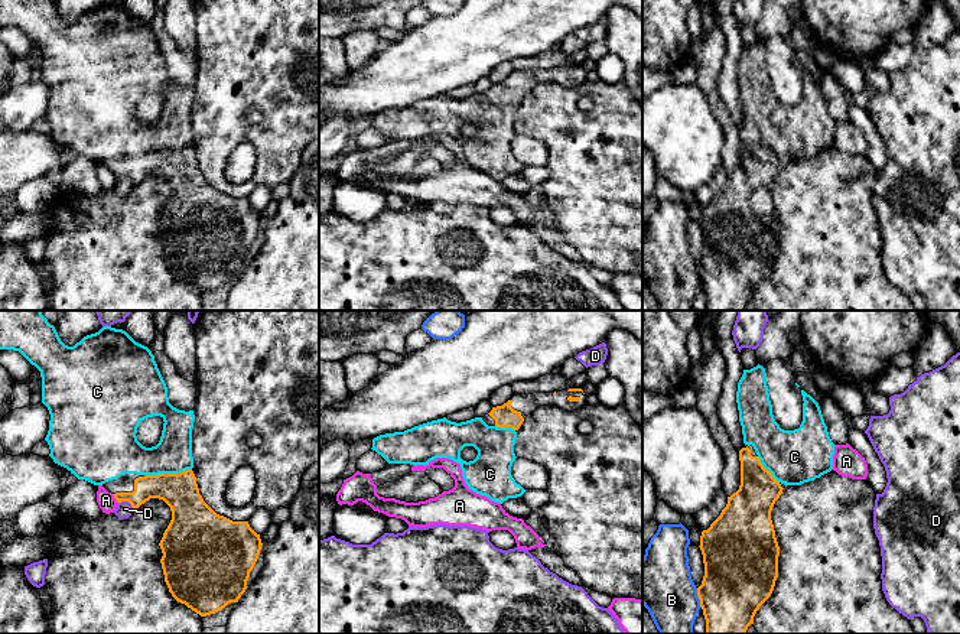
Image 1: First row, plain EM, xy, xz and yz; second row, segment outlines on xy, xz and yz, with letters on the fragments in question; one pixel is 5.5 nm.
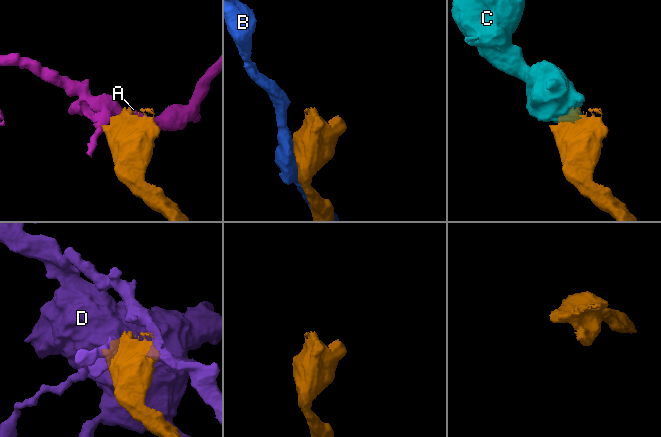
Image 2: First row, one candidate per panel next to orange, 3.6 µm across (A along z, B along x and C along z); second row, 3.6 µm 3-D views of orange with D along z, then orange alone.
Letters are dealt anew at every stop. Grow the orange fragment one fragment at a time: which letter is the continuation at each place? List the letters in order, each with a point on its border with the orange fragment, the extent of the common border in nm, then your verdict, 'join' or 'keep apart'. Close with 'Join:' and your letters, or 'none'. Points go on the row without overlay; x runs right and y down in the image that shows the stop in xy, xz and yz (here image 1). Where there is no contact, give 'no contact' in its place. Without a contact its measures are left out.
A: meets orange in xy at (114, 174); contact 70 nm long; keep apart
B: meets orange in yz at (699, 275); contact 120 nm long; keep apart
C: meets orange in xy at (168, 150); contact 260 nm long; join
D: meets orange in xy at (127, 176); contact 100 nm long; keep apart
Join: C

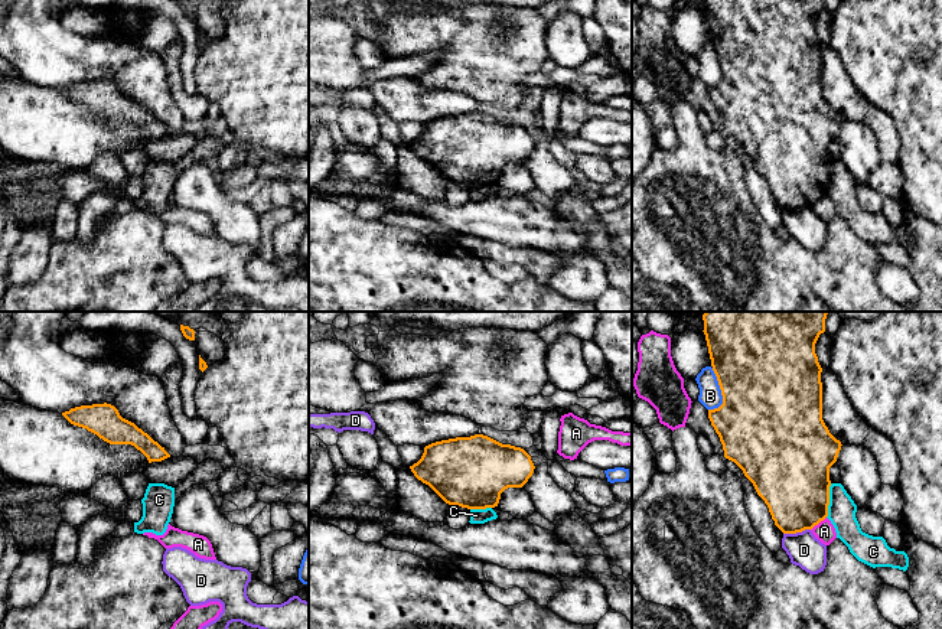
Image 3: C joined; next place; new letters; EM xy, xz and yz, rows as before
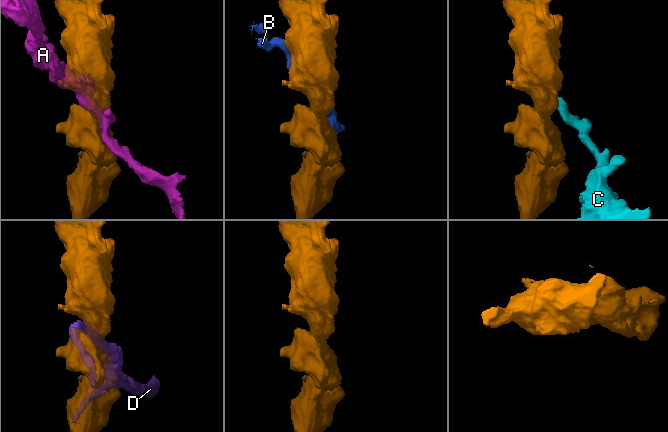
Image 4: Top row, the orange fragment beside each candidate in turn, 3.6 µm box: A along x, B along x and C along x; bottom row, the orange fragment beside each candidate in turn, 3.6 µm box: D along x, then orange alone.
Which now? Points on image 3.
A: meets orange in yz at (818, 199); contact 120 nm long; keep apart
B: meets orange in yz at (722, 69); contact 240 nm long; keep apart
C: meets orange in yz at (828, 178); contact 190 nm long; keep apart
D: meets orange in yz at (797, 208); contact 160 nm long; keep apart
Join: none

